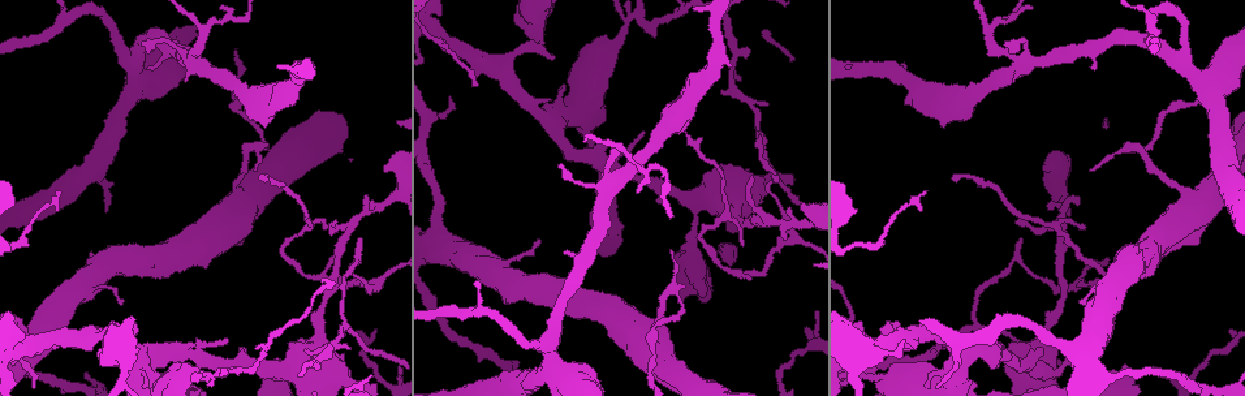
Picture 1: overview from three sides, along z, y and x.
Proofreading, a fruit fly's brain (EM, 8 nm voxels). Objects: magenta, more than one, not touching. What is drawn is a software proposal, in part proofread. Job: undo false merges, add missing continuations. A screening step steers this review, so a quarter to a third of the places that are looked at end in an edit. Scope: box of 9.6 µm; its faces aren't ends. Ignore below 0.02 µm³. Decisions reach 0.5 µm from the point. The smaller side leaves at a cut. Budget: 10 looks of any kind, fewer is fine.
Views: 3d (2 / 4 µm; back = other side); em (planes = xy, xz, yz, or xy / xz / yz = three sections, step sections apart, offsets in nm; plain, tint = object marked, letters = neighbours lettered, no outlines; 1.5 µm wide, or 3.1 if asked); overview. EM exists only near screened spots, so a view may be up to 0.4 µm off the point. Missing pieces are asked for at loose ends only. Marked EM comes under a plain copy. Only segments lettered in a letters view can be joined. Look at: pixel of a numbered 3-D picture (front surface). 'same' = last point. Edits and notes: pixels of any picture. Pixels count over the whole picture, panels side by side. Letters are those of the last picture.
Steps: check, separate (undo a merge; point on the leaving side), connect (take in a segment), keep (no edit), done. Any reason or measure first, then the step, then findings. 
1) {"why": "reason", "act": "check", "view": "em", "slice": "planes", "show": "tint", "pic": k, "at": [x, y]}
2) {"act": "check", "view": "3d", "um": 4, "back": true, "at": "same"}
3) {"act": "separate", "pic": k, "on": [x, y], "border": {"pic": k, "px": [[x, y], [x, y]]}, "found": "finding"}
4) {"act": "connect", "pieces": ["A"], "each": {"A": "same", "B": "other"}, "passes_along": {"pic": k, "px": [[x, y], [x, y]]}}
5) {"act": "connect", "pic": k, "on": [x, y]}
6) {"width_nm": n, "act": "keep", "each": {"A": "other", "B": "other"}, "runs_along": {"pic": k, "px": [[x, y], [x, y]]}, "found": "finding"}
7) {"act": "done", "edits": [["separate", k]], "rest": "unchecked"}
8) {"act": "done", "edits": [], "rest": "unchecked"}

{"why": "free end", "act": "check", "view": "3d", "um": 2, "pic": 1, "at": [383, 166]}

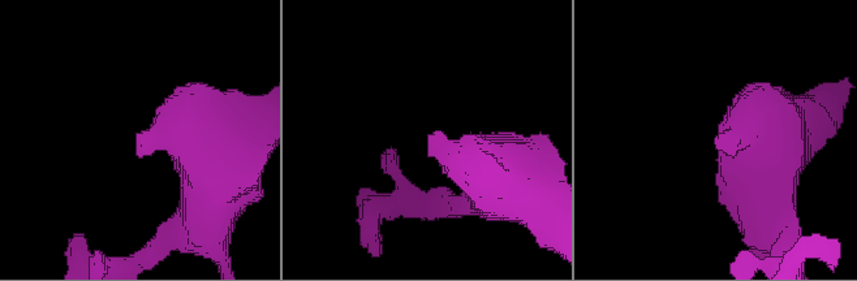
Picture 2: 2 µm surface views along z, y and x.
{"why": "now the EM", "act": "check", "view": "em", "slice": "planes", "show": "tint", "pic": 2, "at": [721, 135]}

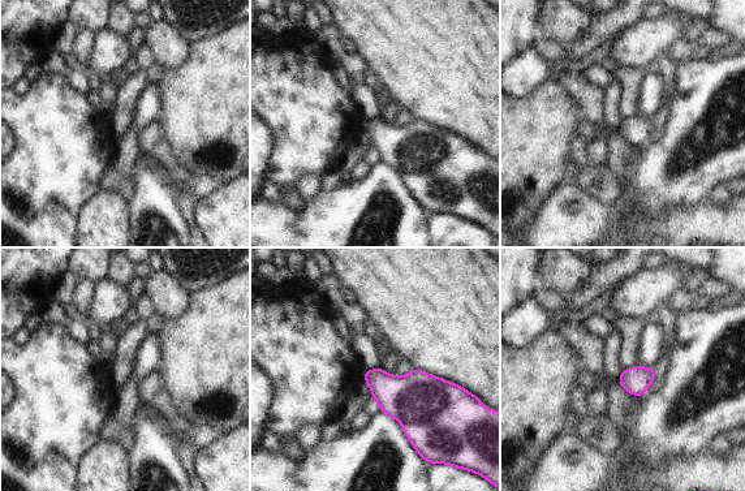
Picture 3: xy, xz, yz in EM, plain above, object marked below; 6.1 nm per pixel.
{"why": "what lies round it", "act": "check", "view": "em", "slice": "planes", "show": "letters", "at": "same"}

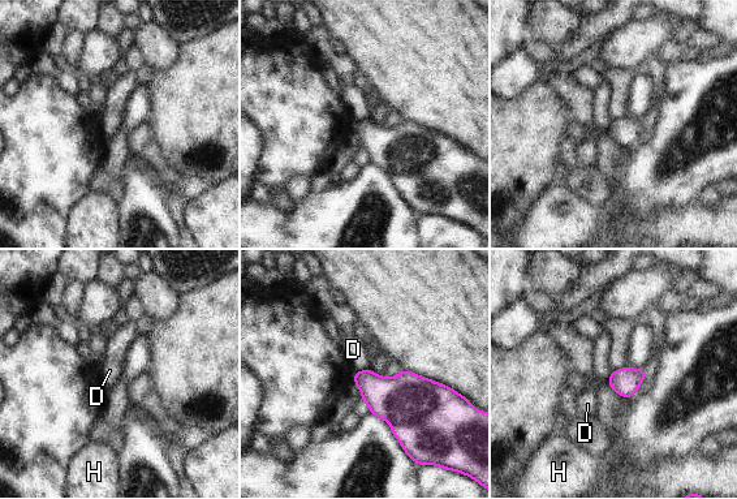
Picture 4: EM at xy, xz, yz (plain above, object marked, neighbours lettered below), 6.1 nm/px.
{"act": "keep", "each": {"D": "other", "H": "other"}, "border": {"pic": 4, "px": [[369, 368], [356, 371]]}, "found": "no lettered segment goes on from it"}

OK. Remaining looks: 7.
{"why": "free end", "act": "check", "view": "em", "slice": "yz", "step": 4, "show": "tint", "pic": 1, "at": [954, 179]}

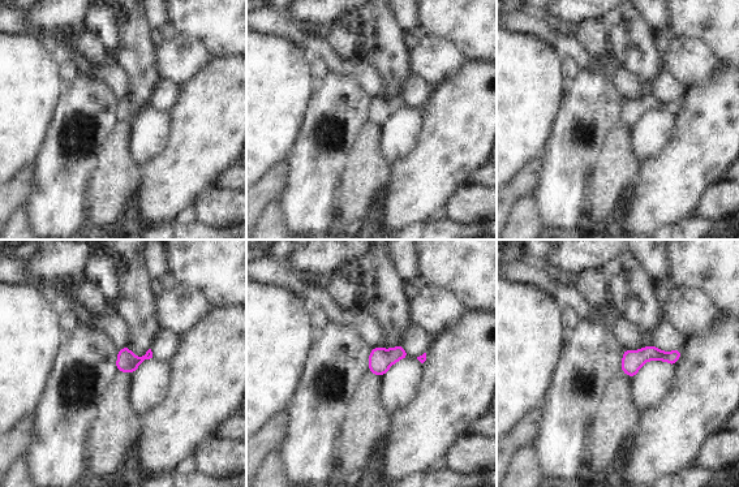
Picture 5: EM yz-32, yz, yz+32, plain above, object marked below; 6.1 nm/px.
{"why": "another direction", "act": "check", "view": "em", "slice": "planes", "show": "letters", "at": "same"}

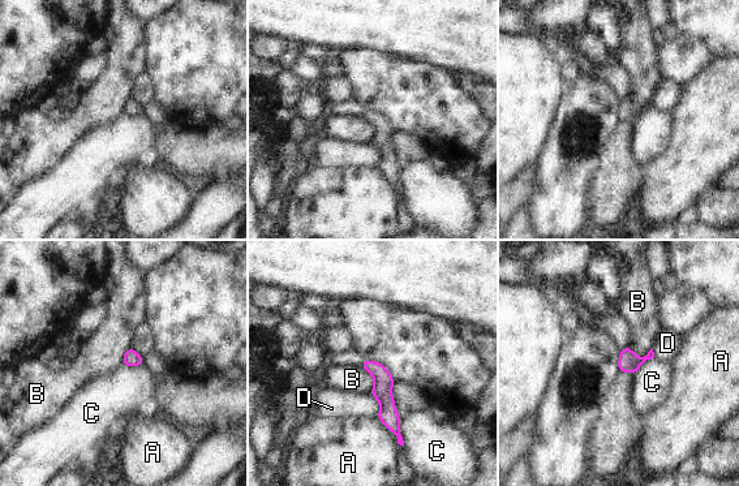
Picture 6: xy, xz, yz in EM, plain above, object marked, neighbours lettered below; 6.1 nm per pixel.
{"act": "keep", "each": {"A": "other", "B": "other", "C": "other", "D": "other"}, "runs_along": {"pic": 6, "px": [[366, 362], [382, 378], [396, 431]]}, "found": "no lettered segment goes on from it"}

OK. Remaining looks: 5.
{"why": "arms part here", "act": "check", "view": "3d", "um": 4, "pic": 1, "at": [796, 237]}

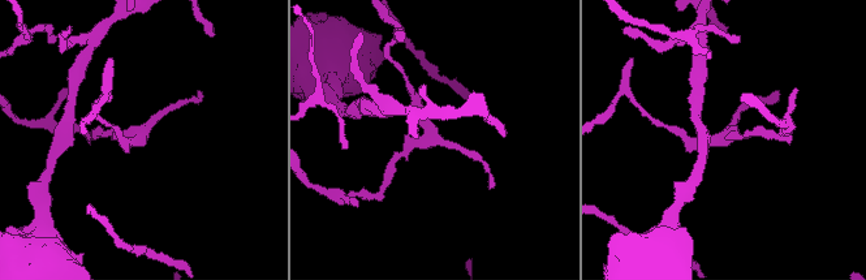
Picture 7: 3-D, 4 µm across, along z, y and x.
{"arms": 3, "act": "check", "view": "em", "slice": "yz", "step": 4, "show": "tint", "pic": 7, "at": [432, 136]}

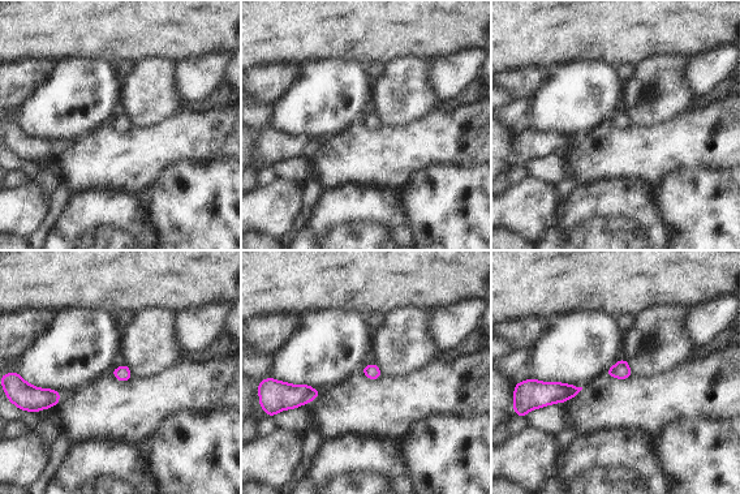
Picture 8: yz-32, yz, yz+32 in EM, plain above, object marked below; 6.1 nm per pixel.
{"act": "check", "view": "em", "slice": "planes", "show": "letters", "at": "same"}

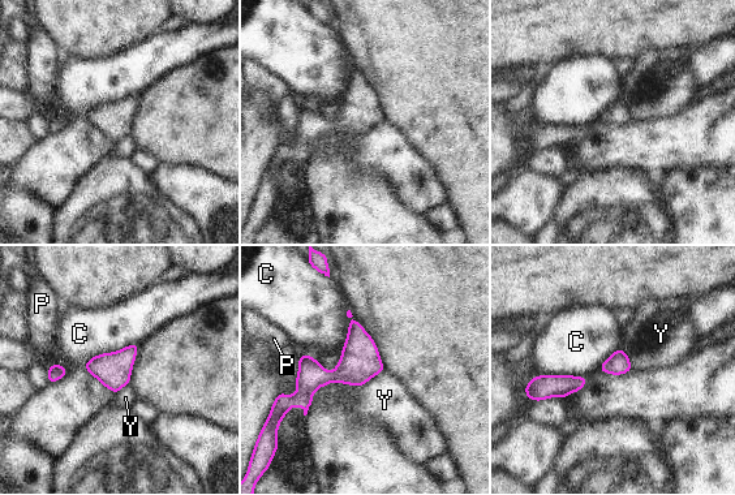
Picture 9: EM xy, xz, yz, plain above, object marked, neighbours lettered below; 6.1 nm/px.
{"longest_contact_nm": ["C", 380], "act": "keep", "each": {"C": "other", "P": "other", "Y": "other"}, "border": {"pic": 9, "px": [[383, 370], [357, 387]]}, "found": "one neuron here"}

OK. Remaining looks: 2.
{"why": "tapers out", "act": "check", "view": "3d", "um": 2, "pic": 1, "at": [325, 230]}

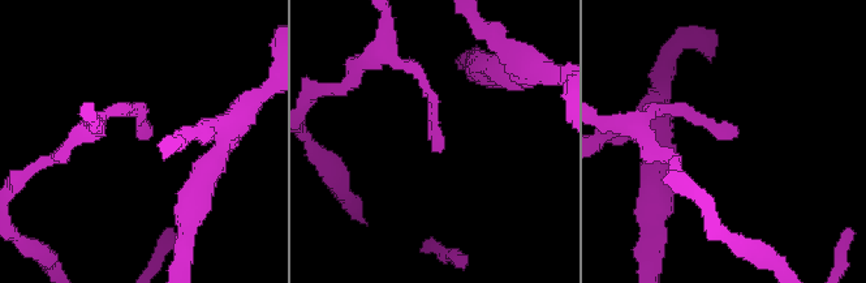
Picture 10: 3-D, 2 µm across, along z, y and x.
{"why": "now the EM", "act": "check", "view": "em", "slice": "planes", "show": "letters", "pic": 10, "at": [732, 134]}

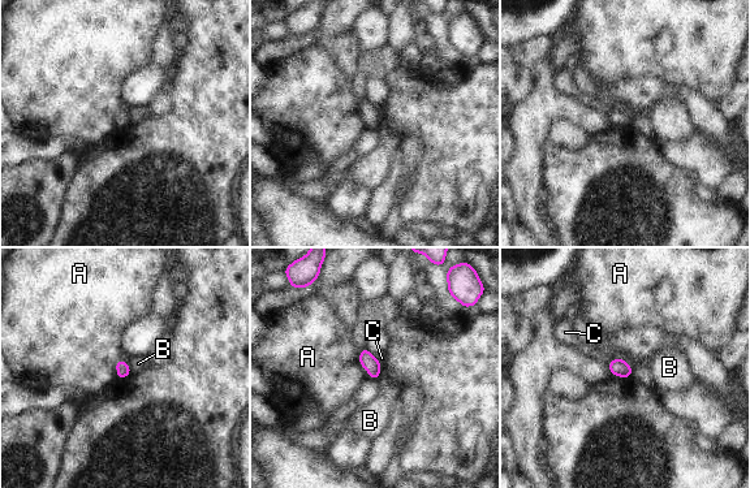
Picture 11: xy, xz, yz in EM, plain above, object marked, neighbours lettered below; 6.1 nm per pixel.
{"act": "keep", "each": {"A": "other", "B": "other", "C": "other"}, "found": "none of them fits"}

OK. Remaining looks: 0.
{"act": "done", "edits": [], "rest": "unchecked"}

